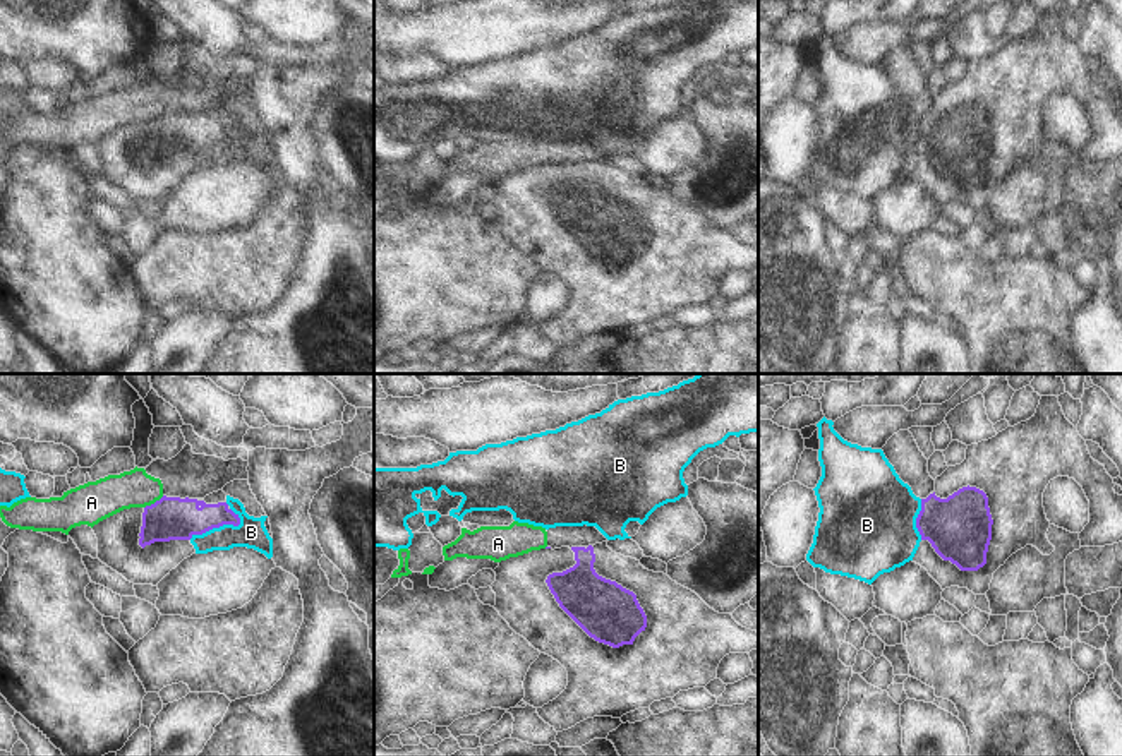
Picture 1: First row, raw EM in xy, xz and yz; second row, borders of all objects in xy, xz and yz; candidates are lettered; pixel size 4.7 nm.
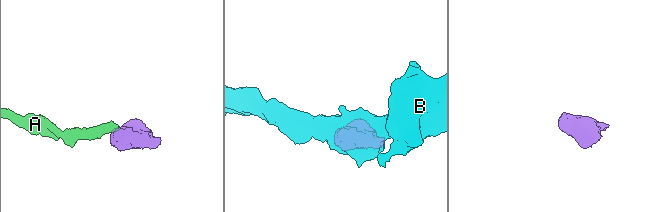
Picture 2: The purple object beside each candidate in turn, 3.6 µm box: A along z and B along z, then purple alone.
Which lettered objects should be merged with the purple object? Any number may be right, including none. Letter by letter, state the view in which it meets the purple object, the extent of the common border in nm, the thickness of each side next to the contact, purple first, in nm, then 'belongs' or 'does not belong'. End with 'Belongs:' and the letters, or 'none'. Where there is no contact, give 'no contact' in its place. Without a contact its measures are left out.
A: xy | 110 nm | 200/180 nm | does not belong
B: xy | 260 nm | 200/140 nm | does not belong
Belongs: none

